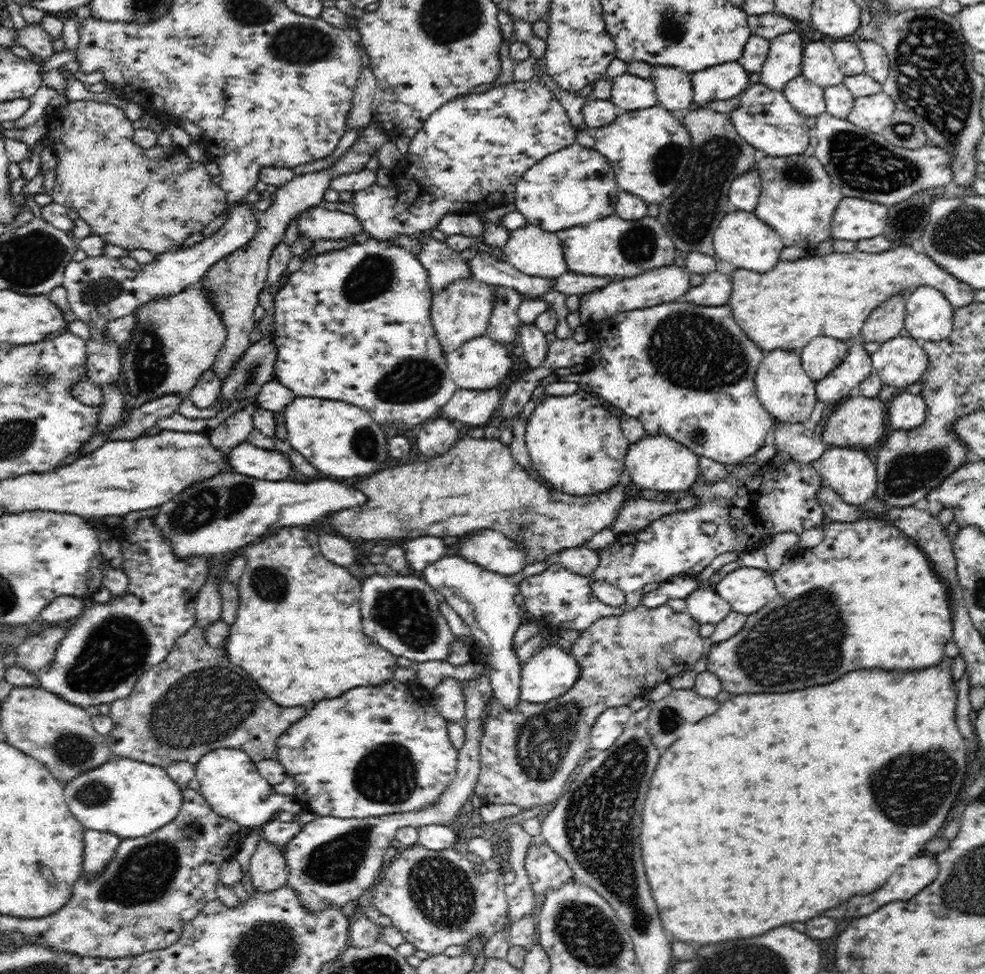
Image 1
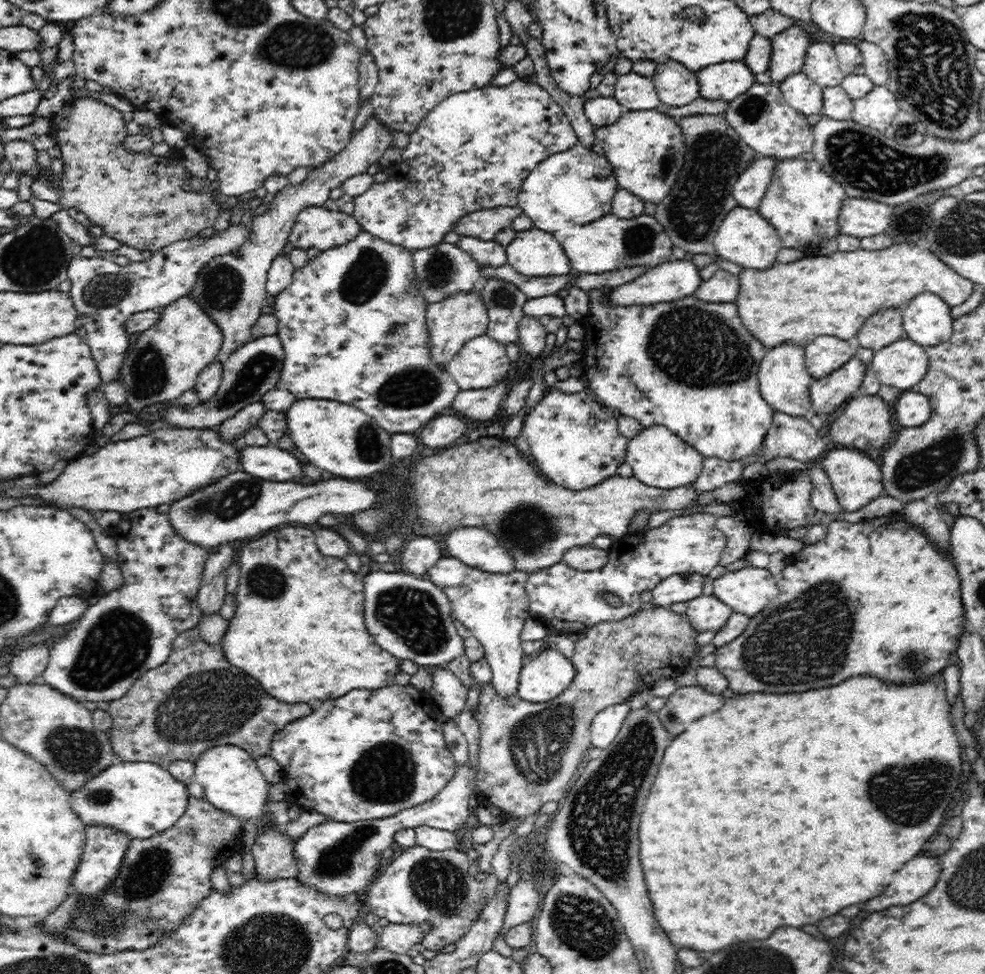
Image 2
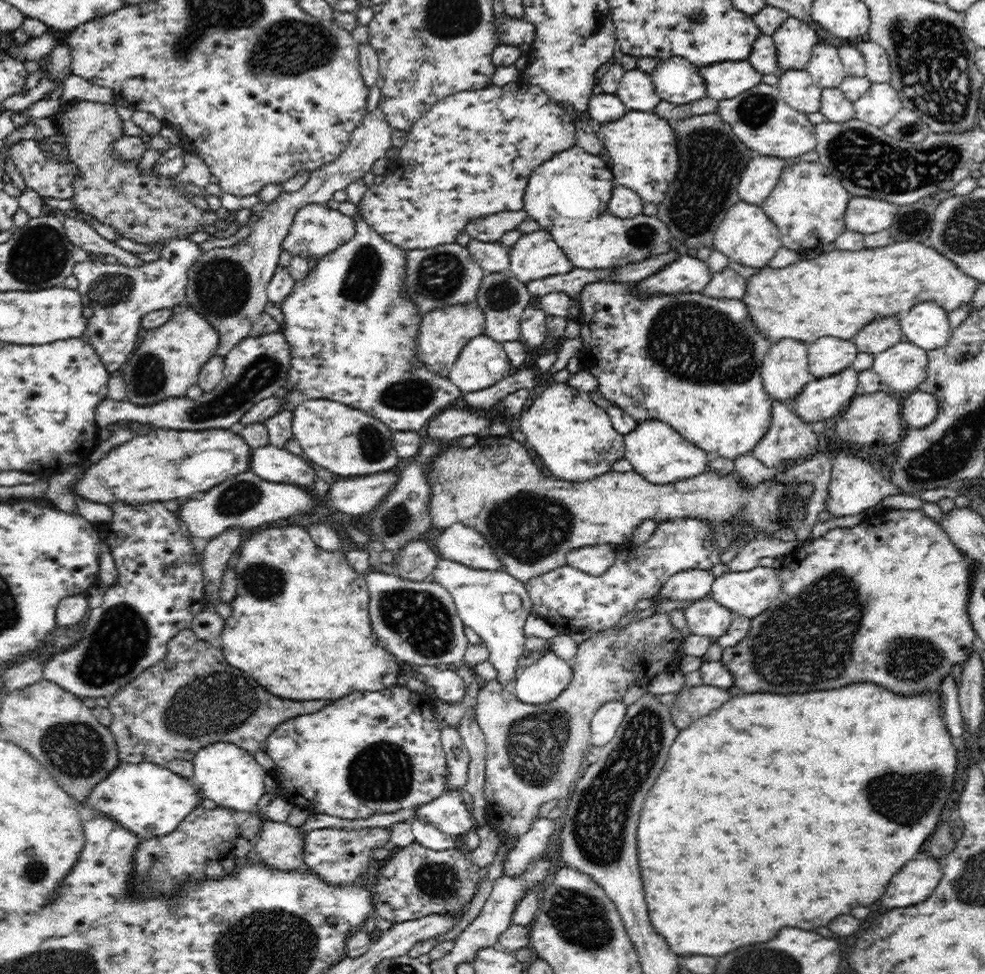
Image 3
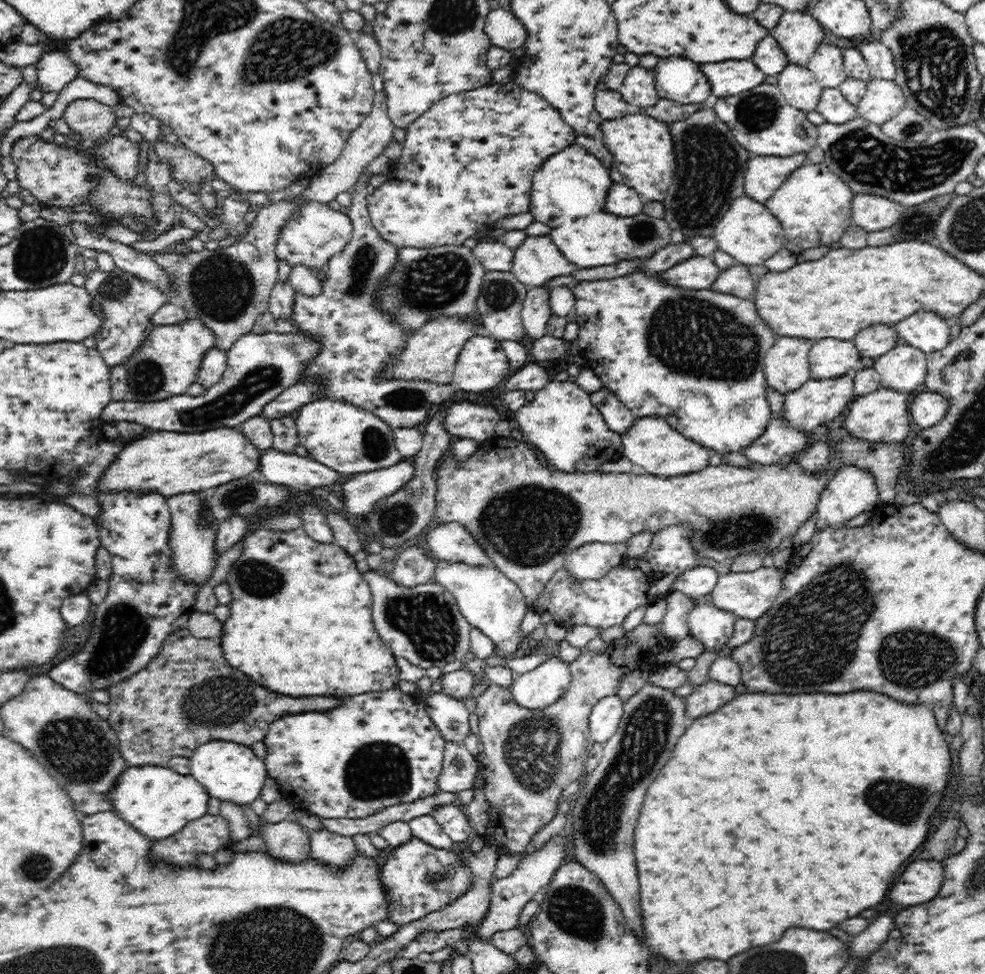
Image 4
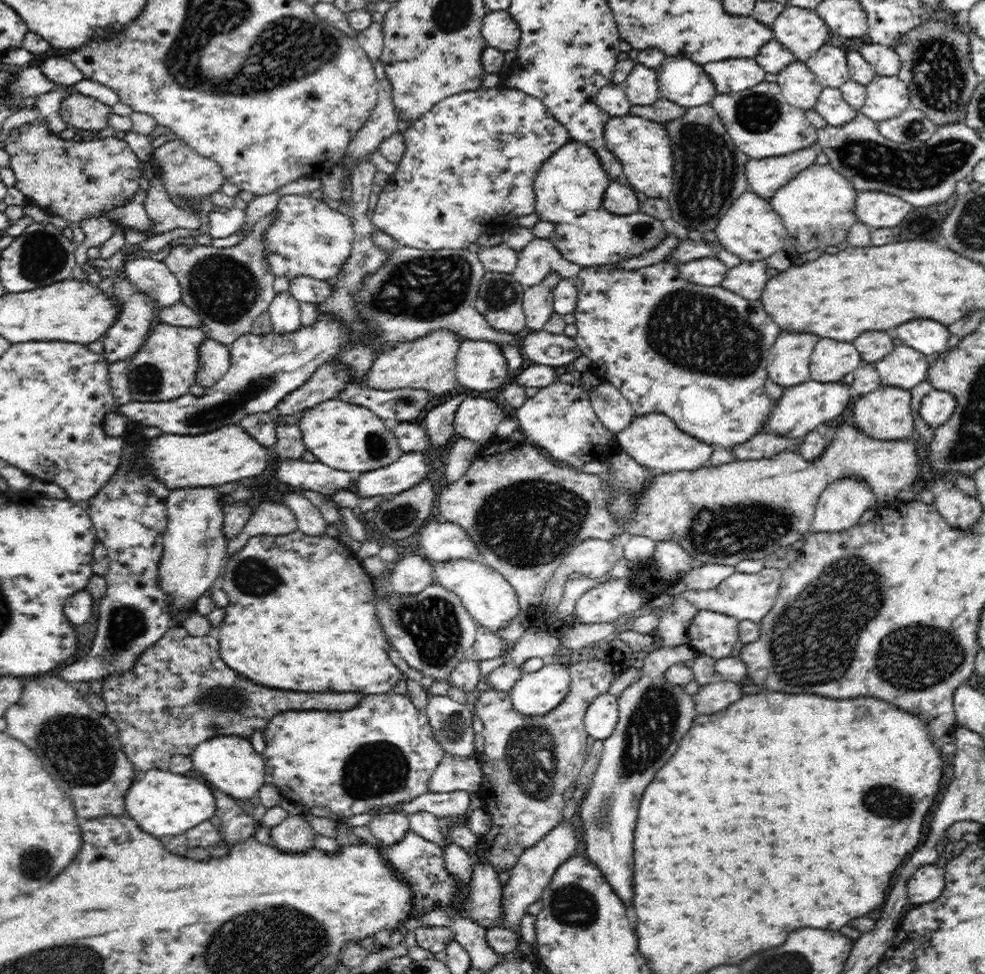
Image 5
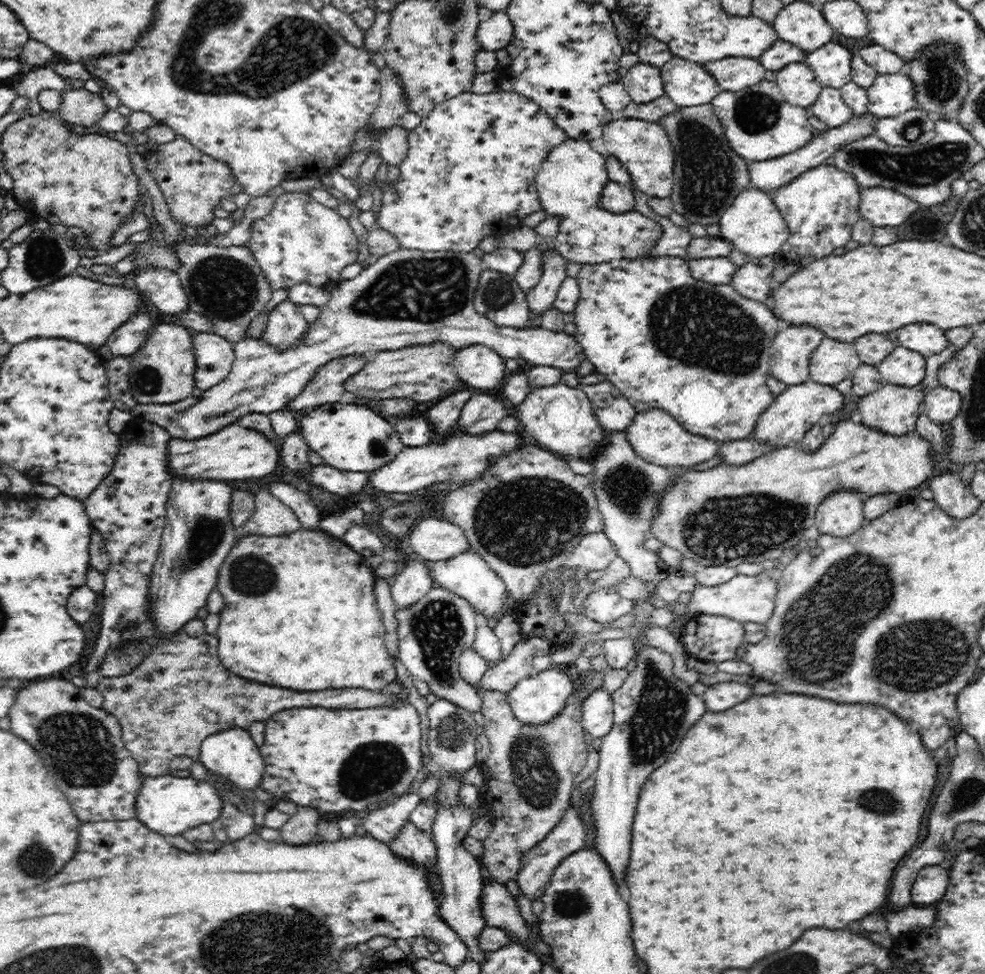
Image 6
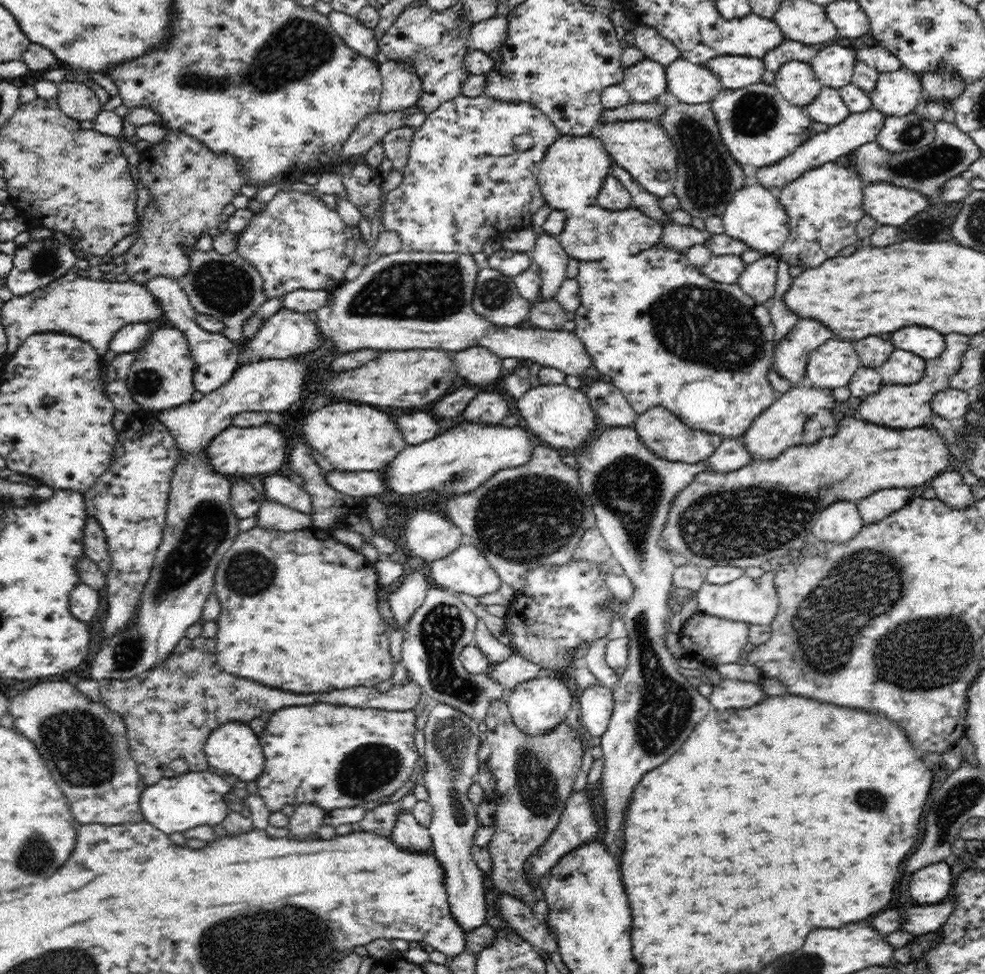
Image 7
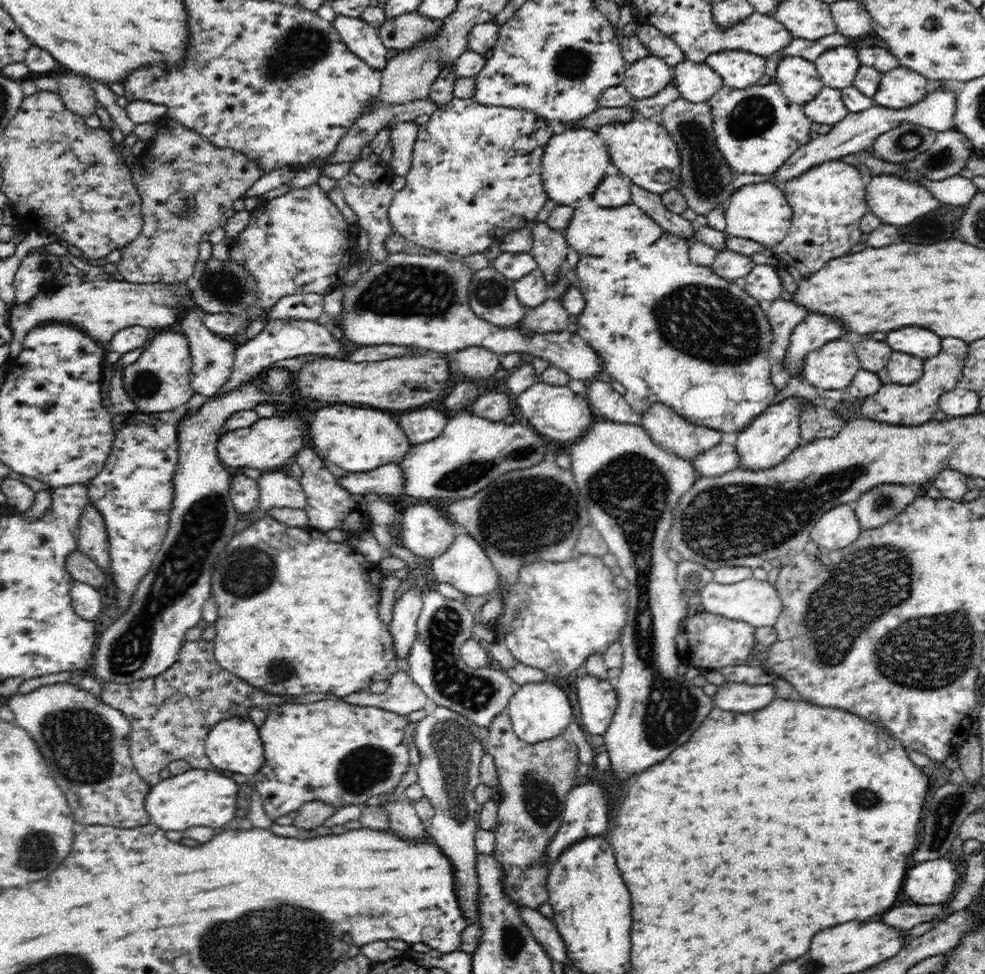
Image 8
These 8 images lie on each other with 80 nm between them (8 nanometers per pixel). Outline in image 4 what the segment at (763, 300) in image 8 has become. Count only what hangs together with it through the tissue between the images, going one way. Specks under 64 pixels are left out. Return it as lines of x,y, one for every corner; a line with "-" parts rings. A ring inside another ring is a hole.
737,264
723,270
718,280
711,286
716,292
732,294
743,299
752,299
756,292
756,285
760,277
754,278
746,264

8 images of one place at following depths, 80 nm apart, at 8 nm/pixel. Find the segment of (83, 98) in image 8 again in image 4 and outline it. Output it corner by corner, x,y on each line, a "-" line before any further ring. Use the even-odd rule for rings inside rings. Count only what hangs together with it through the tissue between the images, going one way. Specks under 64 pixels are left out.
90,98
72,100
64,108
63,119
68,126
82,135
82,151
95,154
92,146
104,142
108,138
108,130
114,126
114,108

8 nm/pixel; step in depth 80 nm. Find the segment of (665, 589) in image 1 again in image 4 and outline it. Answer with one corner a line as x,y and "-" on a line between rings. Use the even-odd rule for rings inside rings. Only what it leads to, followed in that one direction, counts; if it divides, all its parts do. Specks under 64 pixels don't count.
698,565
676,577
672,590
680,590
682,594
693,600
706,598
714,590
718,579
722,576
714,567

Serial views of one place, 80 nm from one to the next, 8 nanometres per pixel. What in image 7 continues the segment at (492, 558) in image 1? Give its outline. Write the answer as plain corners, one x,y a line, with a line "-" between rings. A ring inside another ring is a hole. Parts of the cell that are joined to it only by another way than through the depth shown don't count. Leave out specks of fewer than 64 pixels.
414,510
404,520
406,546
425,561
444,558
465,541
460,528
440,512

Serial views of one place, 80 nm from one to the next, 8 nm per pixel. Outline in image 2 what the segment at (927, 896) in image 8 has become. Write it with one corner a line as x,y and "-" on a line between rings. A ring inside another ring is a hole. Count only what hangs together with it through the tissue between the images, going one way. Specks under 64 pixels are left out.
916,856
902,866
902,870
894,876
894,882
878,898
868,900
868,904
864,904
864,910
874,912
890,906
912,904
936,886
940,873
941,864
937,857

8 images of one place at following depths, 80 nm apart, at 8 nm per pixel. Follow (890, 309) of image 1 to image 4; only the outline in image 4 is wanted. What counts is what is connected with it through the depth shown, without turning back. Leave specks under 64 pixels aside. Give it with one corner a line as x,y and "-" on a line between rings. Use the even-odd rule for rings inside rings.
878,324
878,326
870,326
866,330
861,330
852,341
862,357
876,360
896,346
898,336
895,328
890,328
886,324

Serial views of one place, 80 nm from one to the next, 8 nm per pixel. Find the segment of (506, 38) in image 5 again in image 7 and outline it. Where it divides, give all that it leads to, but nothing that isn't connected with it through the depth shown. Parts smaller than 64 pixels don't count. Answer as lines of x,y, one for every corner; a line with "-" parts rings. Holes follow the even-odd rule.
498,14
495,17
475,22
470,26
470,34
466,38
466,48
469,51
482,51
500,48
506,33
506,16

